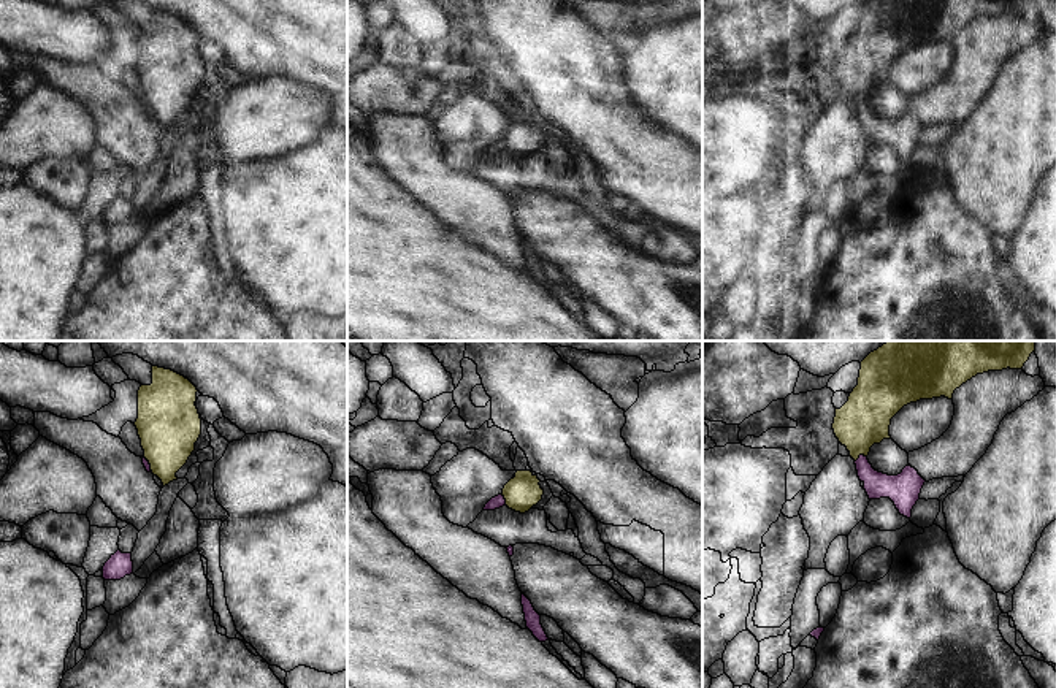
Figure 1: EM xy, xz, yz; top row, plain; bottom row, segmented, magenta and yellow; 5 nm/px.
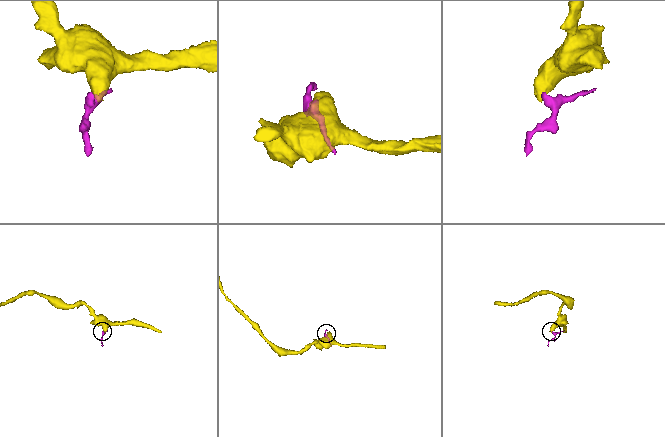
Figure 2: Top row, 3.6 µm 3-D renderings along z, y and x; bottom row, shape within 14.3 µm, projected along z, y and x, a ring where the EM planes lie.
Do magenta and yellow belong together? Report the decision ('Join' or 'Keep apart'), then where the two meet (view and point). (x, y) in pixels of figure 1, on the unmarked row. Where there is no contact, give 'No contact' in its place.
Keep apart. Touches magenta at yz (860, 102)

